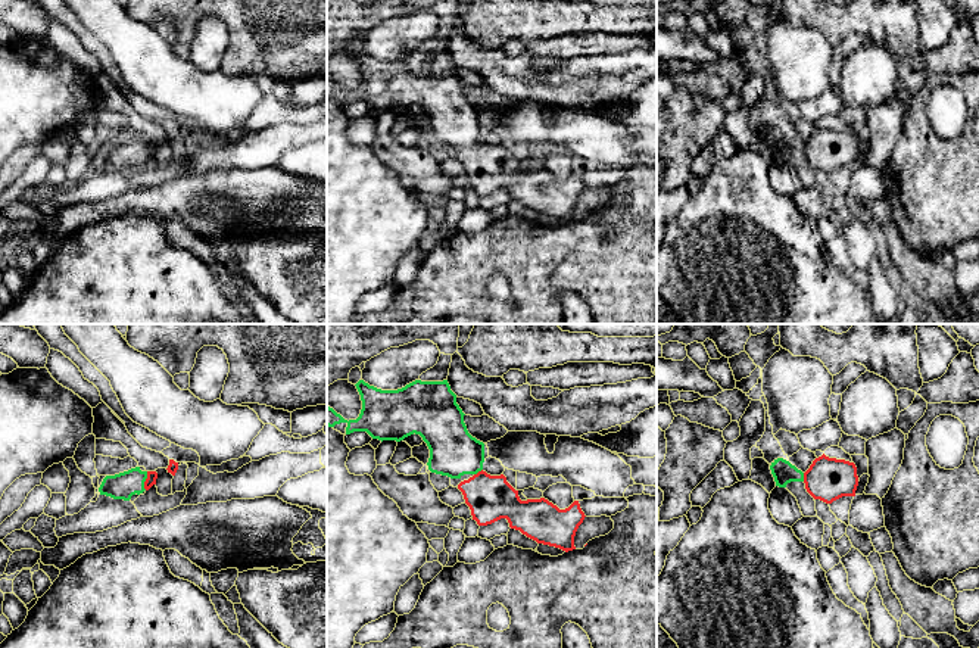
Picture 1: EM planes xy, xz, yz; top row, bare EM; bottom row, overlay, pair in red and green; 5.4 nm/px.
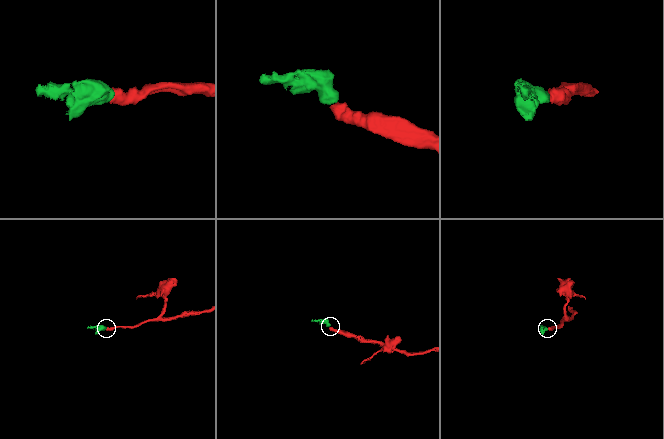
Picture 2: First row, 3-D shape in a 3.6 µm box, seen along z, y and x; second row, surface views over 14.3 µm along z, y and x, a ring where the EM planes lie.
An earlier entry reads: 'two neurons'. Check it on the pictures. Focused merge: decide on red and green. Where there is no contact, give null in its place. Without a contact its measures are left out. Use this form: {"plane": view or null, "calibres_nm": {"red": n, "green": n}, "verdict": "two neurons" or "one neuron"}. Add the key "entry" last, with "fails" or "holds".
{"plane": "xy", "calibres_nm": {"red": 60, "green": 140}, "verdict": "one neuron", "entry": "fails"}

